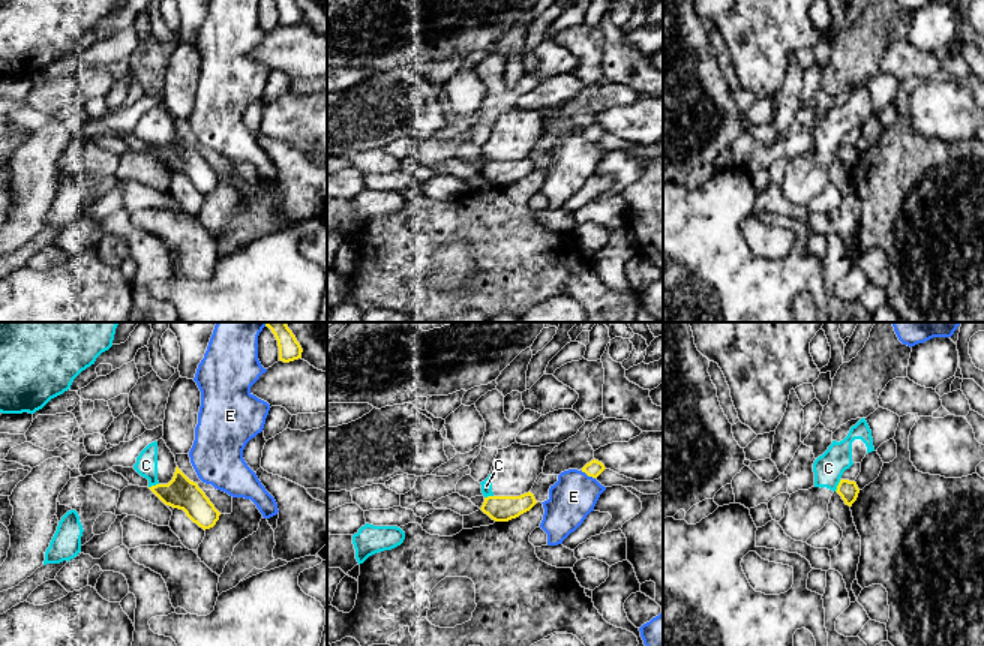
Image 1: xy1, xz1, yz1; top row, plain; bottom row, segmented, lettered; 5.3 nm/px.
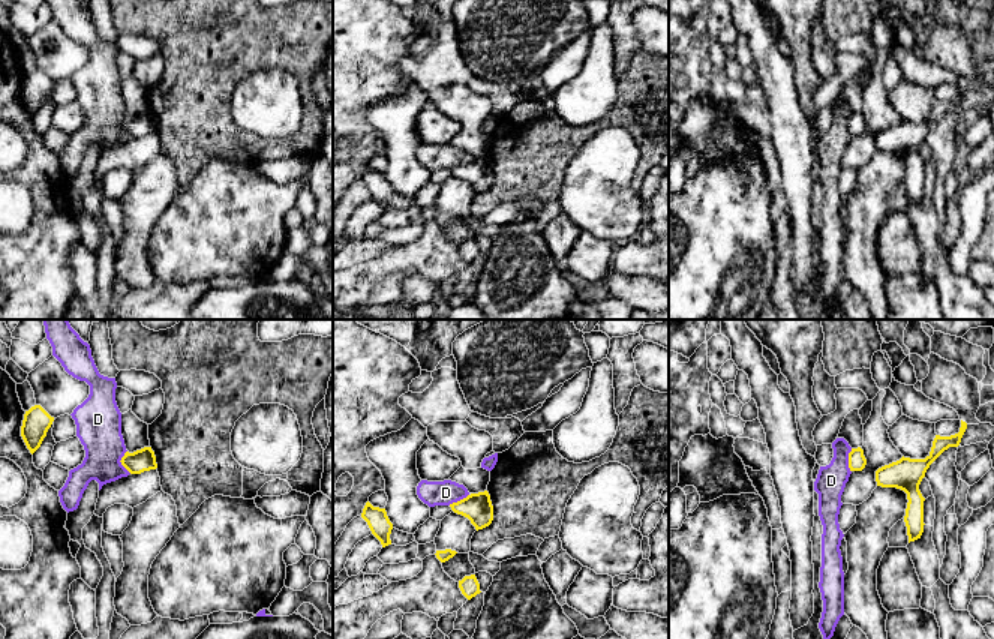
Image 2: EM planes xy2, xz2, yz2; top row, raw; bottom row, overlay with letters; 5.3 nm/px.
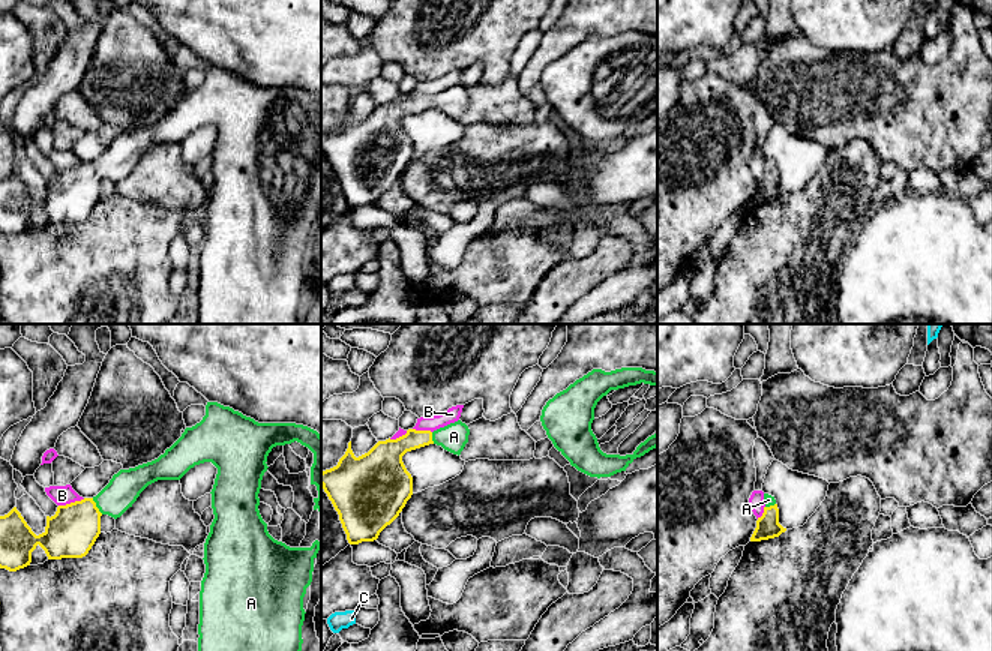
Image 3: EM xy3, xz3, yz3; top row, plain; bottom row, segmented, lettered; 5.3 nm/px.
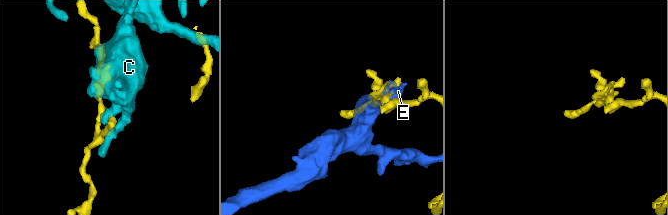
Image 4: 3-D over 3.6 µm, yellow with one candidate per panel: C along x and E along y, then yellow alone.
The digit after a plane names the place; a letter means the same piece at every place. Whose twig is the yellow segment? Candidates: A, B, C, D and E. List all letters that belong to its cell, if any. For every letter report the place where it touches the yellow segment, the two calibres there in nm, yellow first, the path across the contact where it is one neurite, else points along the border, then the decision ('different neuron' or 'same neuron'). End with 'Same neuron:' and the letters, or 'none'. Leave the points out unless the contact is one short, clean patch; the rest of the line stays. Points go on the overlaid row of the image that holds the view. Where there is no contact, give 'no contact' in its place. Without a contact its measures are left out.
A: meets yellow in xy3 at (95, 506); 260 nm thick on the yellow side, 170 nm on the other; runs through xy3 (71, 533), (95, 506), (110, 501), (125, 486); same neuron
B: meets yellow in xy3 at (71, 503); 260 nm thick on the yellow side, 110 nm on the other; border along xy3 (84, 498), (59, 506); different neuron
C: meets yellow in yz1 at (837, 486); 100 nm thick on the yellow side, 160 nm on the other; border along yz1 (840, 480), (834, 490); different neuron
D: meets yellow in xy2 at (120, 461); 120 nm thick on the yellow side, 240 nm on the other; border along xy2 (126, 450), (120, 462), (131, 473); different neuron
E: meets yellow in xz1 at (588, 475); 90 nm thick on the yellow side, 240 nm on the other; different neuron
Same neuron: A

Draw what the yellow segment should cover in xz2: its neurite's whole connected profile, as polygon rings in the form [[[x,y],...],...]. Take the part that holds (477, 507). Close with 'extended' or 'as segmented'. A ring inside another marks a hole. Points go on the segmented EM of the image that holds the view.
[[[487,490],[471,494],[450,507],[454,513],[468,518],[477,531],[489,526],[493,520],[493,506]]] | as segmented

